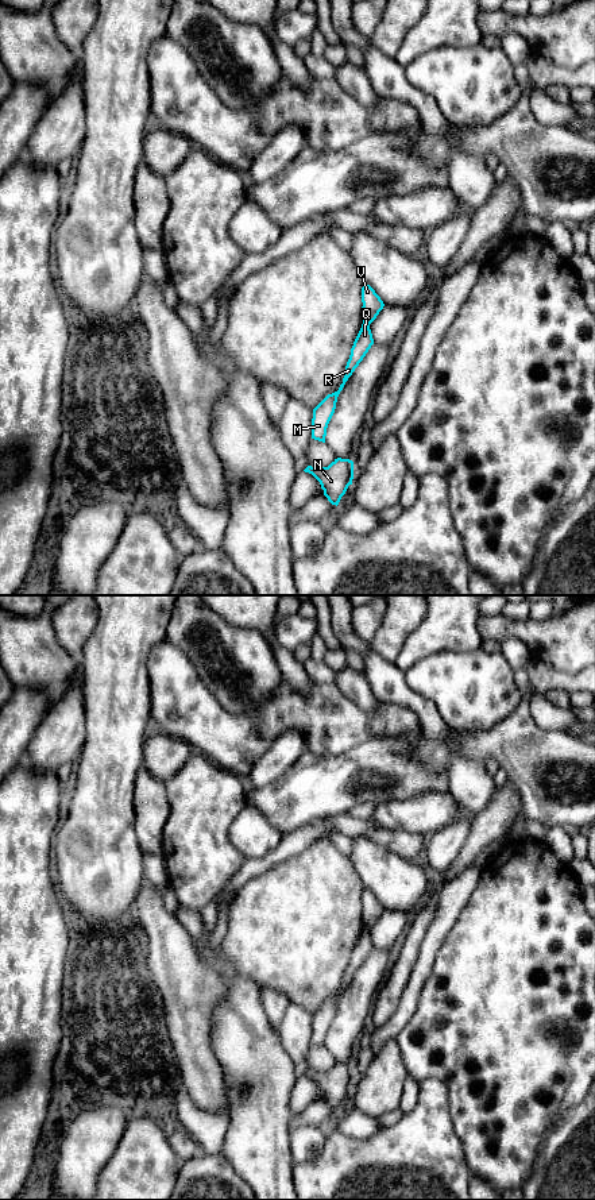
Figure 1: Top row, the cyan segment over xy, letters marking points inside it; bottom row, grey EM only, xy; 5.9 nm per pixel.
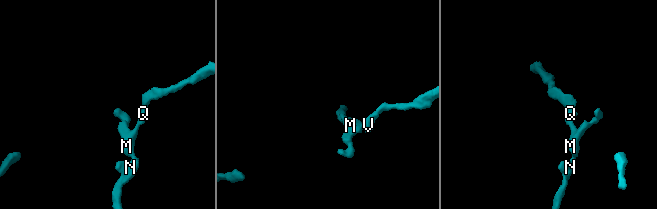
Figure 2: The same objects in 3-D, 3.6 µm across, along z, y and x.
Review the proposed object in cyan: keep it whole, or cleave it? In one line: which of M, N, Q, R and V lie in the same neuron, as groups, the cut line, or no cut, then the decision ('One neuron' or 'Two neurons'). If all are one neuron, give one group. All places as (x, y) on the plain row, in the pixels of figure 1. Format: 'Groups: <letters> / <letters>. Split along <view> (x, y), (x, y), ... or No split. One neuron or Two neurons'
Groups: M N Q R / V. Split along xy (363, 926), (369, 929). Two neurons

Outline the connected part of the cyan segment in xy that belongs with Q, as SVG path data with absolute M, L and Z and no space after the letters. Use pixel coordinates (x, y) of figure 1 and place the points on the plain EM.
M363 927L362 933L353 946L351 953L351 960L344 975L343 988L339 995L328 999L314 1014L312 1023L312 1043L325 1047L327 1033L335 1018L336 1007L340 996L343 995L345 987L352 980L355 973L363 965L371 950L374 949L370 929Z

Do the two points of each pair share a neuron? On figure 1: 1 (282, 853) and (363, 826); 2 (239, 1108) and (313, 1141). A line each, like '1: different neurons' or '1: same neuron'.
1: same neuron
2: different neurons

